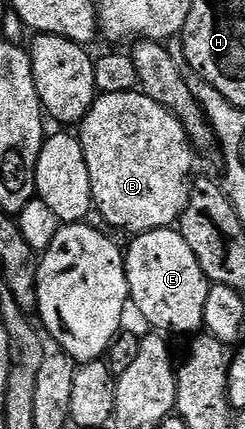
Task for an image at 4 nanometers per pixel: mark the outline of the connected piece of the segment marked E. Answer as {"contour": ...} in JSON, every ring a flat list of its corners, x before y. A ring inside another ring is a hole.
{"contour":[[173,227,157,228,151,232,139,232,131,239,134,241,130,249,127,247,124,252,130,300,154,327,151,329,194,334,203,327,204,306,212,300,210,284,206,281,203,261,198,253,188,246,181,231,174,231,178,230]]}

